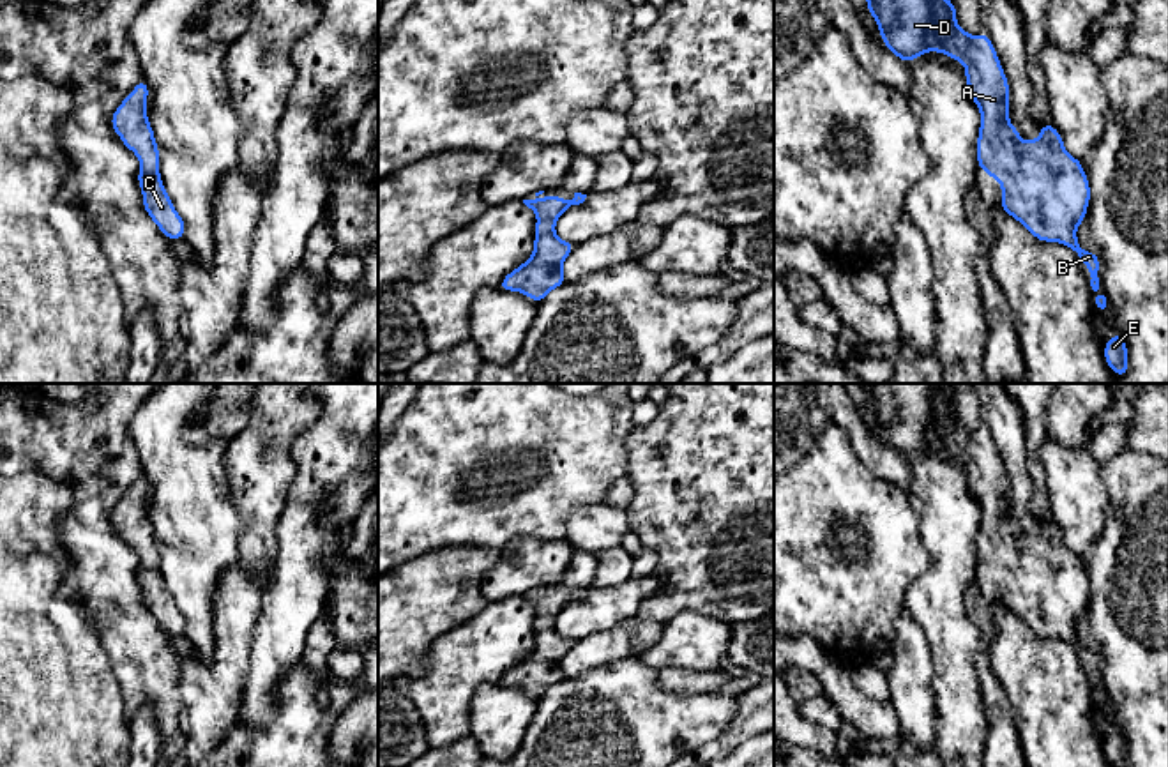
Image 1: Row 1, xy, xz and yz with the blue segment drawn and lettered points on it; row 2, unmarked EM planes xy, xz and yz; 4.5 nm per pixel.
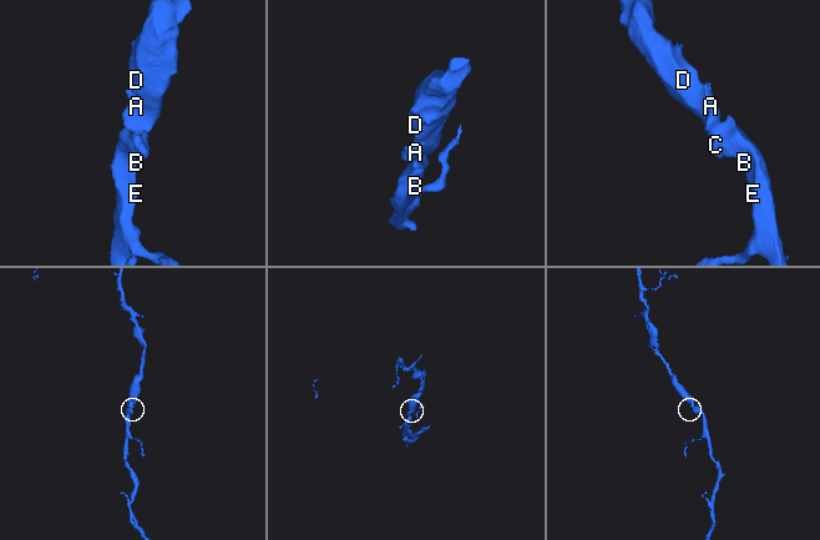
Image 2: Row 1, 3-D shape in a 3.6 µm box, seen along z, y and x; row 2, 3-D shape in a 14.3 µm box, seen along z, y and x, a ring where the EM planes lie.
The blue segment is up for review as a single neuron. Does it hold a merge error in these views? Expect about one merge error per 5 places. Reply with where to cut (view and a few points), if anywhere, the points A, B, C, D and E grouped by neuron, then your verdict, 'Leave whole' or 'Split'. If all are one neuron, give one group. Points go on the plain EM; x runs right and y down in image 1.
No split. Groups: A B C D E. Leave whole

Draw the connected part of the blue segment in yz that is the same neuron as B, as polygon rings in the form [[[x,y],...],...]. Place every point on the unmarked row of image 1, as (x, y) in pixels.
[[[861,384],[868,396],[868,408],[875,414],[885,444],[910,459],[926,447],[945,449],[965,459],[968,490],[981,507],[977,532],[977,564],[984,564],[990,574],[1000,576],[1000,604],[1043,638],[1060,638],[1071,643],[1088,663],[1090,682],[1099,686],[1099,650],[1080,643],[1076,624],[1087,611],[1090,580],[1080,555],[1064,544],[1060,528],[1051,521],[1041,521],[1037,535],[1023,537],[1016,521],[1009,518],[1009,477],[986,429],[968,431],[956,415],[956,401],[931,384]]]

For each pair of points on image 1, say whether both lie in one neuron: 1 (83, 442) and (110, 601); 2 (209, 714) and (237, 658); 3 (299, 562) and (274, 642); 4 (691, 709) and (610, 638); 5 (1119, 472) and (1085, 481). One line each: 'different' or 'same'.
1: same
2: same
3: same
4: different
5: different

